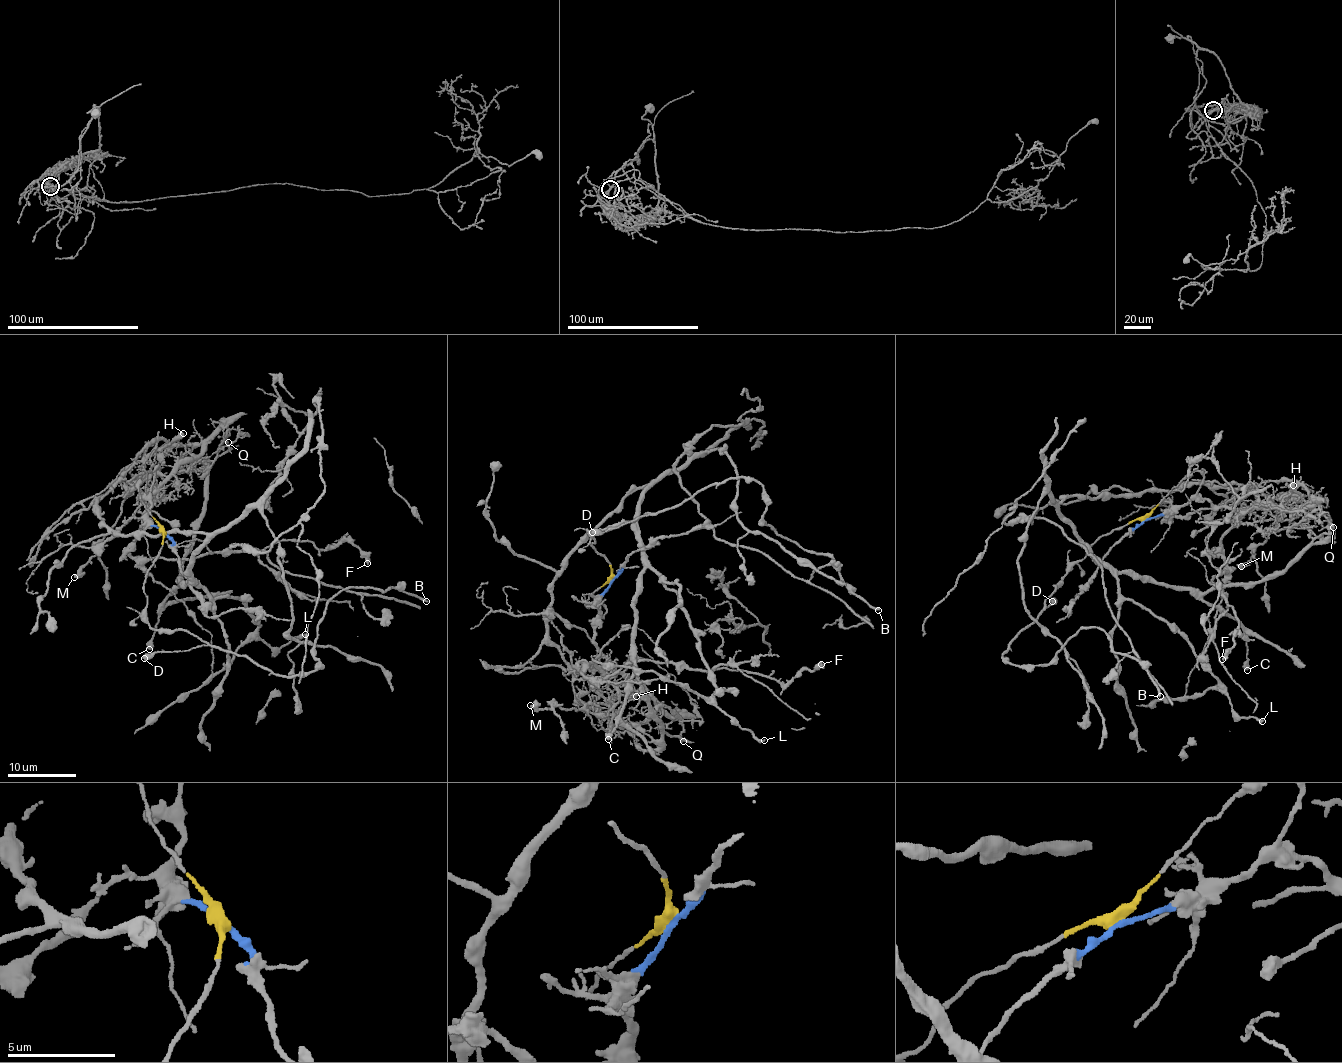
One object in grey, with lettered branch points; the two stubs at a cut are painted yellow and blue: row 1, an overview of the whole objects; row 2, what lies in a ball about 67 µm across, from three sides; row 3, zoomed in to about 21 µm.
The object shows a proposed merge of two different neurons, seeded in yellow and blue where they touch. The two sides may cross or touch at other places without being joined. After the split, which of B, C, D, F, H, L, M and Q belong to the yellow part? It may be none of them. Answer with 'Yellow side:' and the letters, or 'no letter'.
Yellow side: B, D

